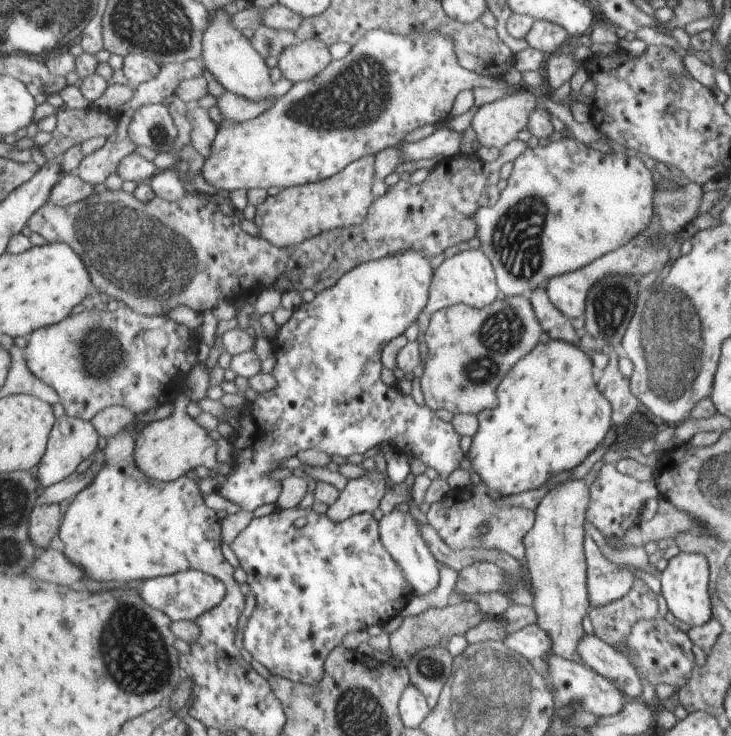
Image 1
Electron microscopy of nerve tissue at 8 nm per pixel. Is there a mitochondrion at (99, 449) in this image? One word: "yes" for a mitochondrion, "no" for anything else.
no

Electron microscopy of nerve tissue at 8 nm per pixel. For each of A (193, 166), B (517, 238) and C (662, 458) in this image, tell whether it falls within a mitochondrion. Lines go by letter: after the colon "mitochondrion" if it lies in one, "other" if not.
A: other
B: mitochondrion
C: other

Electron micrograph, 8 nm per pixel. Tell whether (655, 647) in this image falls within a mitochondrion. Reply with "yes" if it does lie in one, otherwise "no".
yes

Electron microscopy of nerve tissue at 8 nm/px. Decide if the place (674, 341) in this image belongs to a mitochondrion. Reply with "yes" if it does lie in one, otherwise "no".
yes

